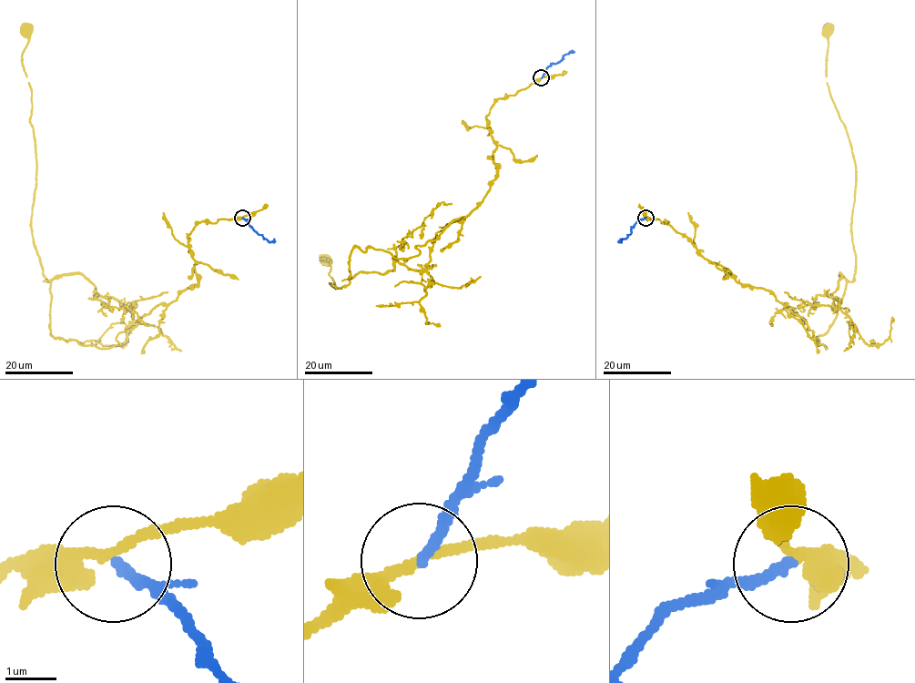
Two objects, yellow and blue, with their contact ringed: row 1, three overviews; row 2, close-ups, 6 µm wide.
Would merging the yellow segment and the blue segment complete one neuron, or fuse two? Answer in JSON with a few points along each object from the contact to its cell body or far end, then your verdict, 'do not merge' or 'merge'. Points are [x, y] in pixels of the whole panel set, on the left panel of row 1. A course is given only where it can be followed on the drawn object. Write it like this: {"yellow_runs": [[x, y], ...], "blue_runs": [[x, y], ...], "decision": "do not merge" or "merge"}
{"yellow_runs": [[242, 217], [196, 226], [198, 281], [120, 344], [51, 334], [24, 32]], "blue_runs": [[242, 218], [263, 239], [276, 240]], "decision": "do not merge"}

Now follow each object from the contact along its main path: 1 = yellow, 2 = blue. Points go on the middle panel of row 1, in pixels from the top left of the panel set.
1: (542, 77), (490, 109), (495, 178), (466, 216), (409, 259), (354, 247), (341, 288), (323, 259)
2: (542, 77), (553, 63), (574, 52)

